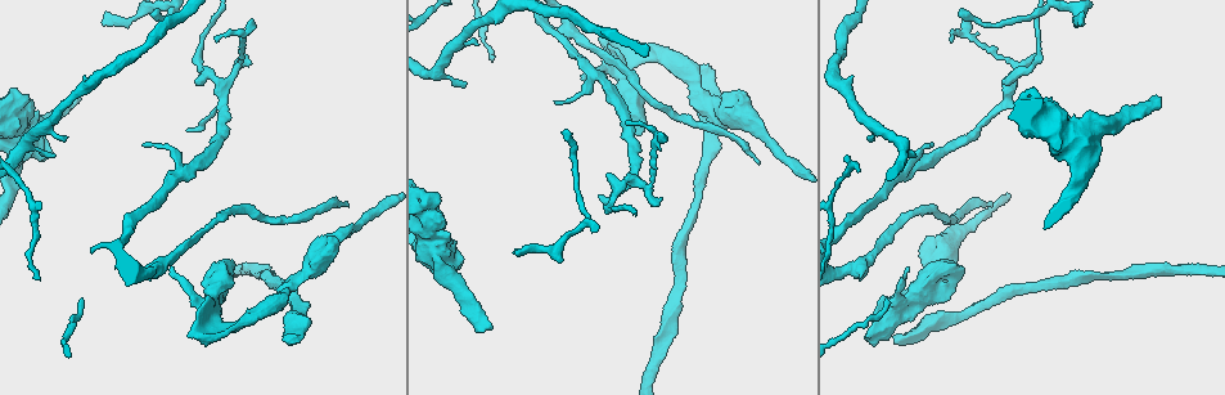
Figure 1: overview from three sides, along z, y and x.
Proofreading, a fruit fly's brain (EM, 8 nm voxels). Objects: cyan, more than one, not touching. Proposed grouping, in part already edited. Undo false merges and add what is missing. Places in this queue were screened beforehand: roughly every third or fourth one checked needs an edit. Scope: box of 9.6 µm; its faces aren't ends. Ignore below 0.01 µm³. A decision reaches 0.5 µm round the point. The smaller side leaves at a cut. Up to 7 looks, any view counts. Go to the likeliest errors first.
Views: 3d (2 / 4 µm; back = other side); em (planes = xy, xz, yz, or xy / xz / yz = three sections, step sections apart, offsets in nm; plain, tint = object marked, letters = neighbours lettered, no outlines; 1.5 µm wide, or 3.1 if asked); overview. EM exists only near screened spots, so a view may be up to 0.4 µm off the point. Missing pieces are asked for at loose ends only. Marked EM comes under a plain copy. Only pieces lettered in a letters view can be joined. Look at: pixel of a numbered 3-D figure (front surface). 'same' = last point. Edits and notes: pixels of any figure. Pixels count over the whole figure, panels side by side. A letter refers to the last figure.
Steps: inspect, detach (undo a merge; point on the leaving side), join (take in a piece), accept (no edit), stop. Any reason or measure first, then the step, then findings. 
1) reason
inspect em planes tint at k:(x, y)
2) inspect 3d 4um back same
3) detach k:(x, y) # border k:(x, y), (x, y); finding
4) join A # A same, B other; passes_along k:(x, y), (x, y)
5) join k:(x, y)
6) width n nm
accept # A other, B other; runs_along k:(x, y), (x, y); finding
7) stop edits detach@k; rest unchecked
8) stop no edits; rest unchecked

an open end
inspect 3d 2um at 1:(80, 100)

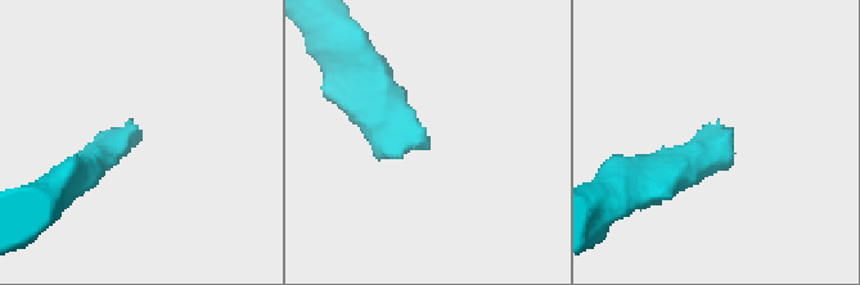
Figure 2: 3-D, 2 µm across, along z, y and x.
shape alone is not enough
inspect em planes letters at 2:(140, 131)

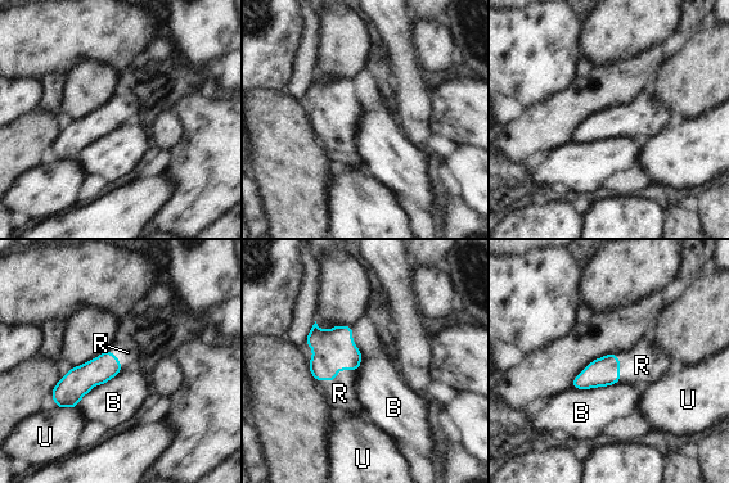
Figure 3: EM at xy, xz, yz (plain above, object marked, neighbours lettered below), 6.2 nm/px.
width 170 nm
join R # B other, R same, U other; the cell continues

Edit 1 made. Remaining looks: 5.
an open end
inspect em yz step 4 tint at 1:(289, 341)

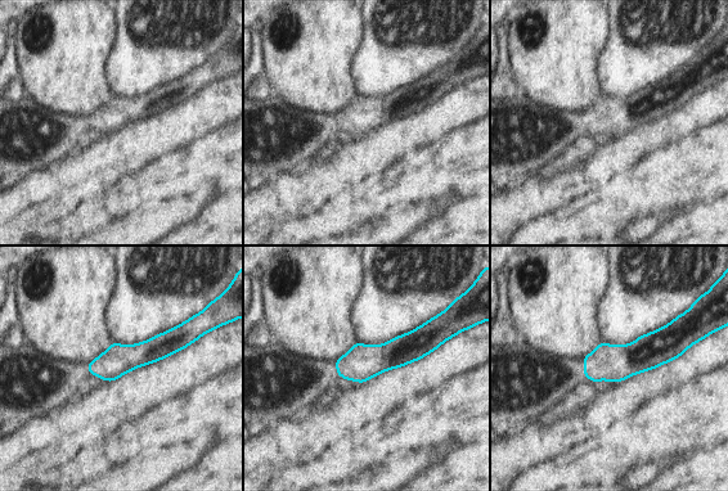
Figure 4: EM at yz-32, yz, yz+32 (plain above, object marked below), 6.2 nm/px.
inspect em planes letters same

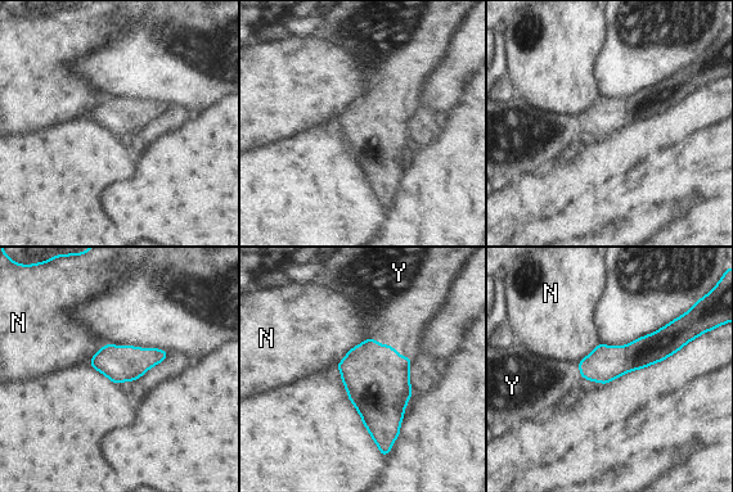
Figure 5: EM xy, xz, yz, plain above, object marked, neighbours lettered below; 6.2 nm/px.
join Y # N other, Y same; it goes on there

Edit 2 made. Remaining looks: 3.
branch stops here
inspect em yz step 8 letters at 1:(105, 13)

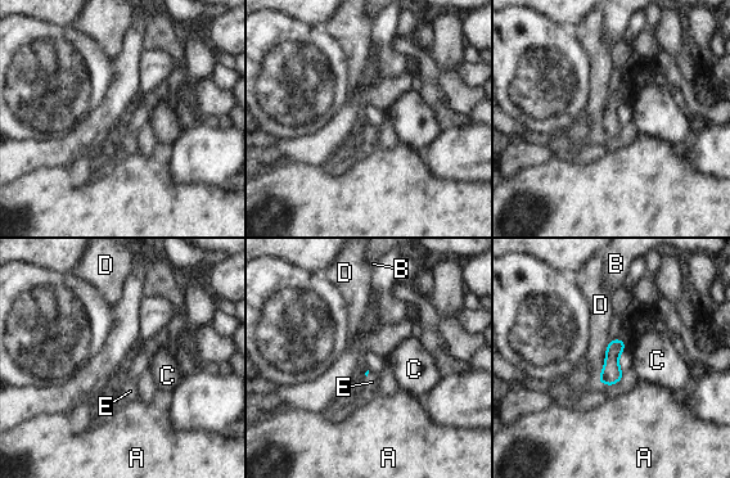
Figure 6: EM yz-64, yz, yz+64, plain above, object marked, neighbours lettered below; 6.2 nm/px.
another direction
inspect em planes letters same

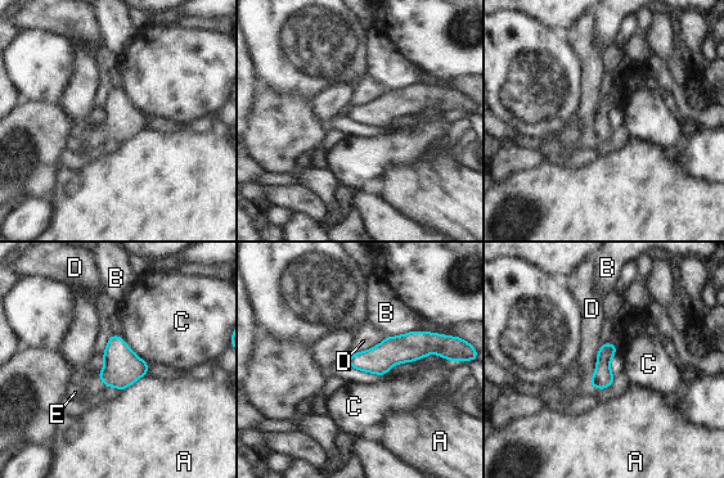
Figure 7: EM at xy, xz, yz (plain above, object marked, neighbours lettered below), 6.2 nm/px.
join E # A other, B other, C other, D other, E same; the cell continues

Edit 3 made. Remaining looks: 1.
stop edits join@3, join@5, join@7; rest unchecked

